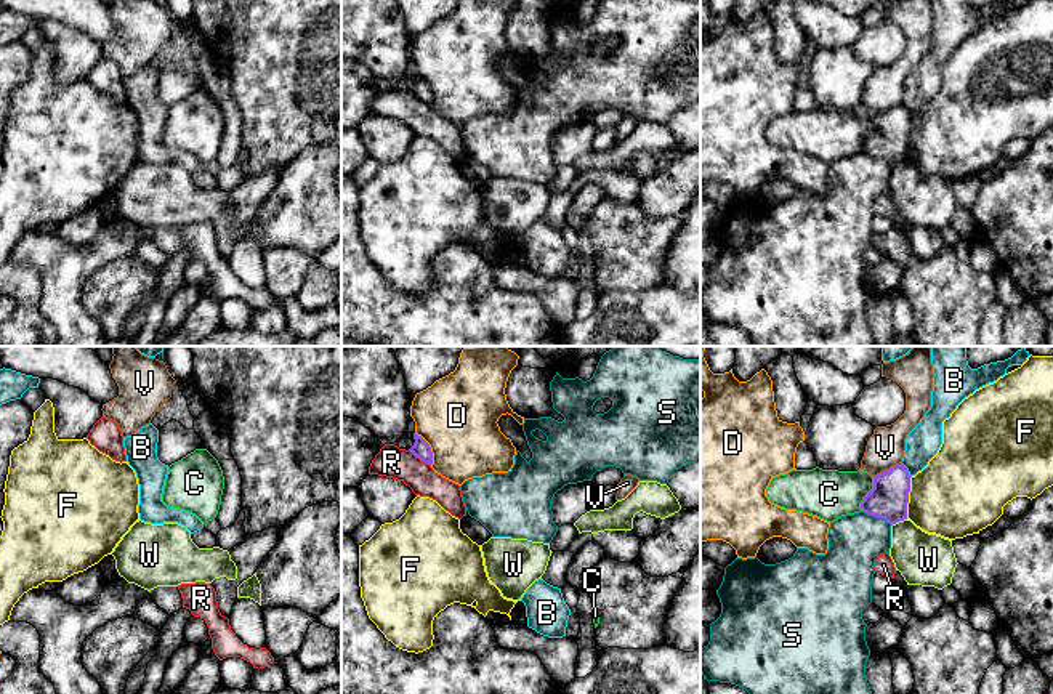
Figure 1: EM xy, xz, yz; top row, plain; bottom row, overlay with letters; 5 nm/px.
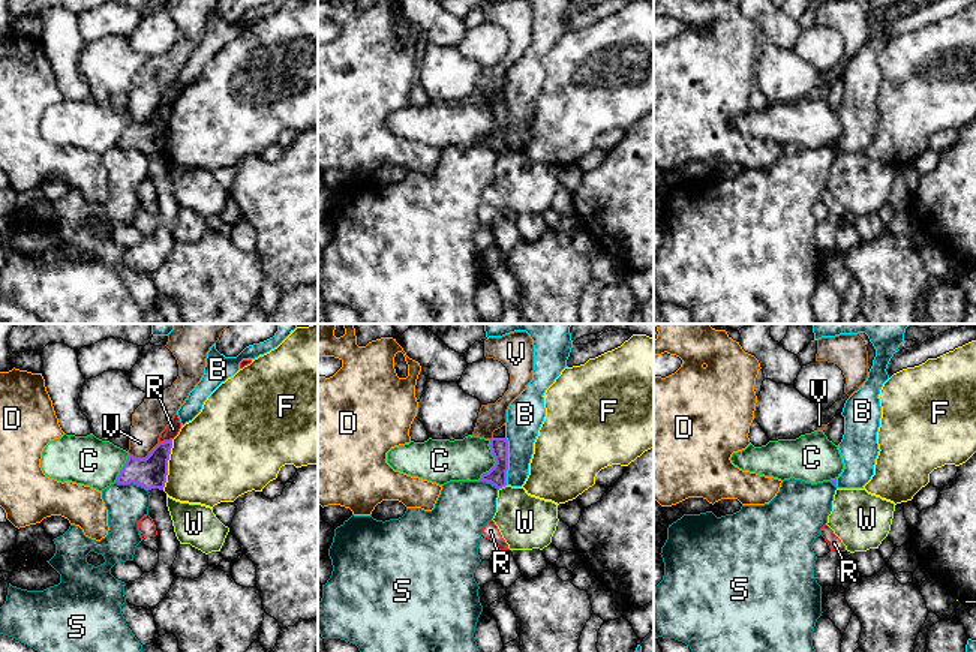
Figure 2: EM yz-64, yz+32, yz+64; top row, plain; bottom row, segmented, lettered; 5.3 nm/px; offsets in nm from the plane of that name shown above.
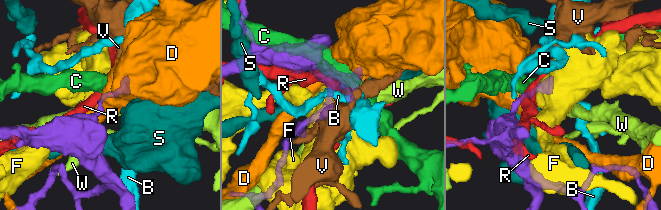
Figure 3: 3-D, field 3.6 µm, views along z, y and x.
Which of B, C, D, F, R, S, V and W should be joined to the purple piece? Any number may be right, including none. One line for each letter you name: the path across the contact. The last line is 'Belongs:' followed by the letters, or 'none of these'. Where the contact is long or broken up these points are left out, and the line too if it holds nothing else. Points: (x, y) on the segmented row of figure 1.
Belongs: none of these

